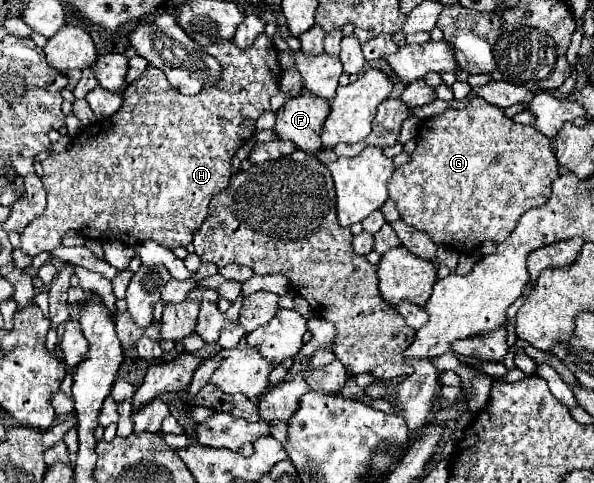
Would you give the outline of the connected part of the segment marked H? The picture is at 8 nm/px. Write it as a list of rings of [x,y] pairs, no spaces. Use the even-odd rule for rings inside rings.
[[[266,33],[258,35],[250,49],[240,49],[234,39],[216,41],[204,49],[222,65],[222,75],[216,83],[206,83],[198,95],[186,97],[168,83],[162,71],[148,67],[138,81],[124,89],[124,103],[118,113],[110,117],[110,123],[86,127],[78,137],[74,137],[66,151],[50,153],[42,161],[42,183],[48,201],[42,215],[28,223],[20,233],[22,251],[28,257],[52,251],[70,229],[100,243],[110,237],[118,237],[126,245],[138,245],[152,239],[168,249],[174,249],[180,245],[186,247],[192,241],[194,229],[198,229],[198,225],[206,219],[212,195],[220,193],[230,183],[230,161],[236,151],[252,139],[258,117],[270,109],[270,99],[278,93],[278,77],[282,73],[278,51]]]

